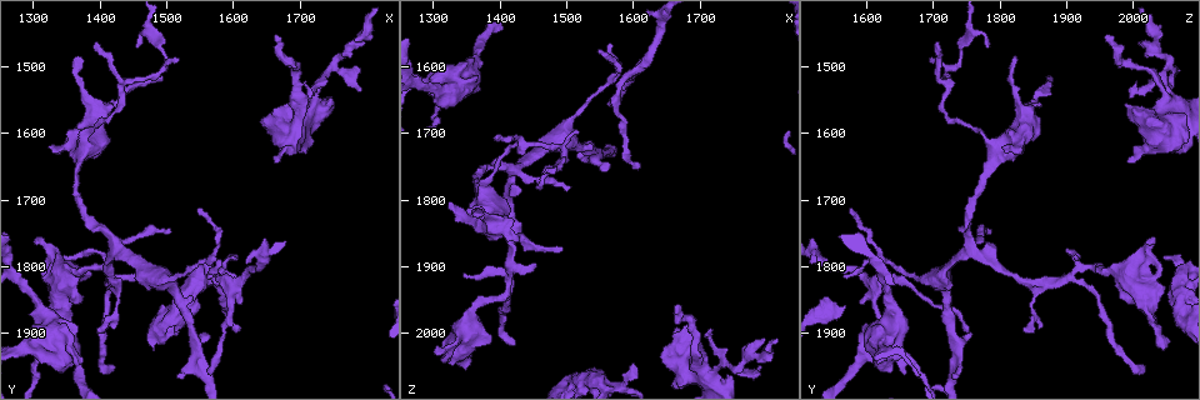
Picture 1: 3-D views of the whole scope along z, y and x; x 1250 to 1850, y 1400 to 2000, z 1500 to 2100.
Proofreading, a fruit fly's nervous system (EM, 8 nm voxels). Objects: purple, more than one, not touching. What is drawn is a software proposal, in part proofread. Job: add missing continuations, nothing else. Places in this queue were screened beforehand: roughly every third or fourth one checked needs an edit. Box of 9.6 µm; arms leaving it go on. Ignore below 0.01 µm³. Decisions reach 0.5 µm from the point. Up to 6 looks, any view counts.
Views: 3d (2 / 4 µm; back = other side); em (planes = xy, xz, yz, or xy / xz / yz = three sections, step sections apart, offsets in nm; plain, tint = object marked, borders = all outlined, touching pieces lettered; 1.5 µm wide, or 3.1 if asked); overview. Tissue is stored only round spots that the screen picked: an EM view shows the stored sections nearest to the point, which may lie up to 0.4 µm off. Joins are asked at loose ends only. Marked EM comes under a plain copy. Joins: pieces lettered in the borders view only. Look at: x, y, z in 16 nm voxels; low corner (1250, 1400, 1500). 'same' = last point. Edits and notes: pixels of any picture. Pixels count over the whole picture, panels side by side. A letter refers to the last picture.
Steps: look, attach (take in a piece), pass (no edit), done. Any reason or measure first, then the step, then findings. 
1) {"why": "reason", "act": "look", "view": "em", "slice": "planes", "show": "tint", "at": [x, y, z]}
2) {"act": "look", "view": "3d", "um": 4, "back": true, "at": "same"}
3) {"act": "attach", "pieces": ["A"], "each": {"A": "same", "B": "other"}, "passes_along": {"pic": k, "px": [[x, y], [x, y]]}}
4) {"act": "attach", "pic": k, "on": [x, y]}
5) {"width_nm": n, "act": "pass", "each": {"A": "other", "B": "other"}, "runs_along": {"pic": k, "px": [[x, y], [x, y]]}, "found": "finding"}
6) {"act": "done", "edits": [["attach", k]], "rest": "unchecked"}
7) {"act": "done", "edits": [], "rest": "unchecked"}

{"why": "branch stops here", "act": "look", "view": "3d", "um": 2, "at": [1350, 1915, 2050]}

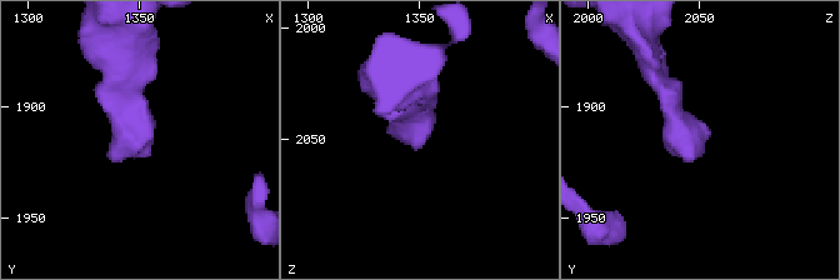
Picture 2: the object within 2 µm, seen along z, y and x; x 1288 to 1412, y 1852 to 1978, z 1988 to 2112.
{"why": "need the tissue", "act": "look", "view": "em", "slice": "xz", "step": 8, "show": "borders", "at": [1350, 1921, 2051]}

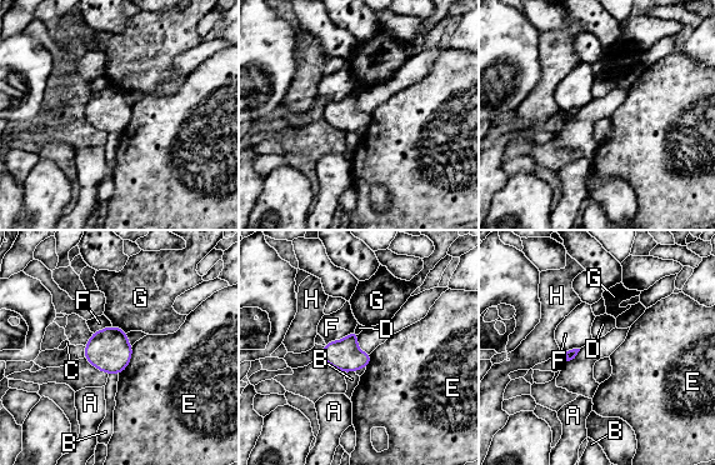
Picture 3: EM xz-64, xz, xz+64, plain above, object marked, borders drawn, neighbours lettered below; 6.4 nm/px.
{"why": "cut it another way", "act": "look", "view": "em", "slice": "planes", "show": "borders", "at": "same"}

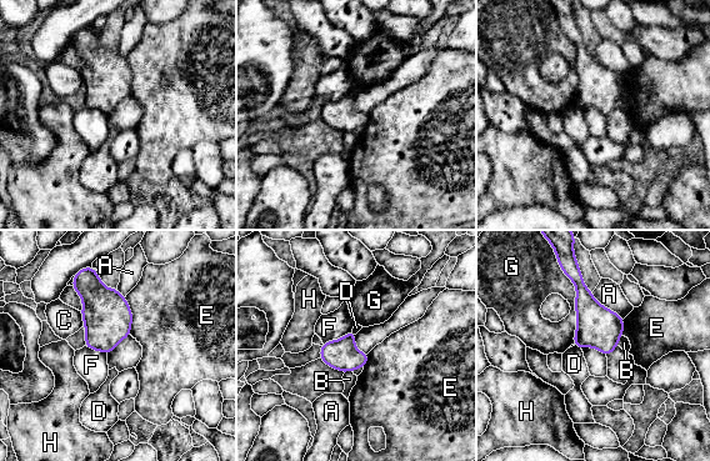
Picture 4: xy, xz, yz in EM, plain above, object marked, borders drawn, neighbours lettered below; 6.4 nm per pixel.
{"longest_contact_nm": ["G", 440], "act": "pass", "each": {"A": "other", "B": "other", "C": "other", "D": "other", "E": "other", "F": "other", "G": "other", "H": "other"}, "found": "no lettered piece goes on from it"}

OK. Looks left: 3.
{"why": "tapers out", "act": "look", "view": "3d", "um": 4, "at": [1305, 1765, 2030]}

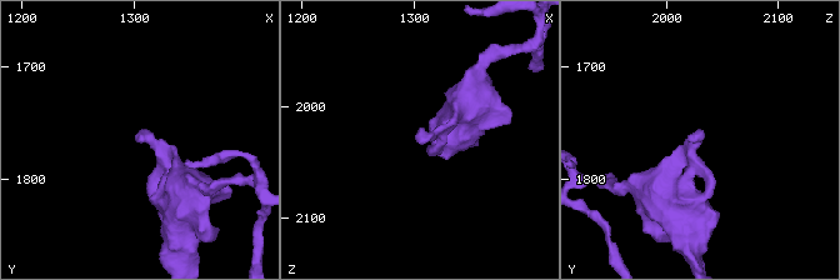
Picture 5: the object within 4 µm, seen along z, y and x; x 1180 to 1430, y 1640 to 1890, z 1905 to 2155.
{"act": "look", "view": "em", "slice": "planes", "show": "borders", "at": [1304, 1766, 2032]}

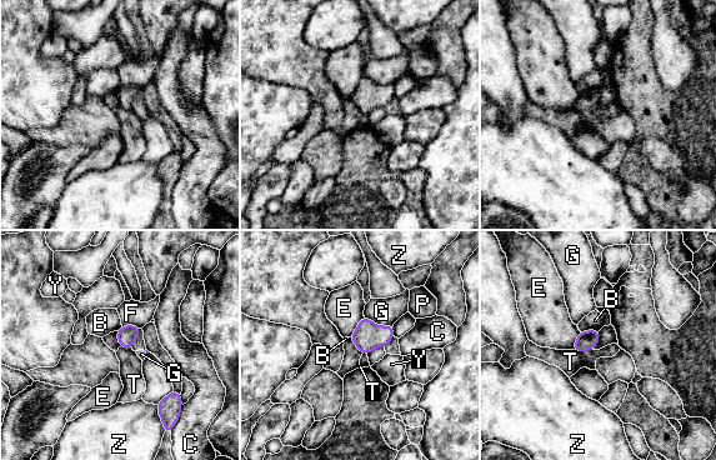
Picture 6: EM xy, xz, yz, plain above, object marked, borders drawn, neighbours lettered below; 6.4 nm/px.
{"longest_contact_nm": ["G", 200], "act": "pass", "each": {"B": "other", "C": "other", "E": "other", "F": "other", "G": "other", "P": "other", "T": "other", "Y": "other", "Z": "other"}, "border": {"pic": 6, "px": [[592, 348], [585, 351], [574, 350]]}, "found": "no lettered piece goes on from it"}

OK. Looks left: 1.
{"why": "branch stops here", "act": "look", "view": "em", "slice": "planes", "show": "borders", "at": [1605, 1790, 2050]}

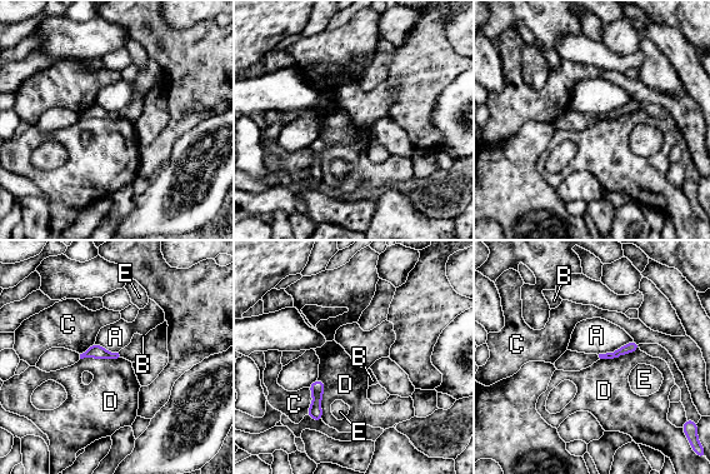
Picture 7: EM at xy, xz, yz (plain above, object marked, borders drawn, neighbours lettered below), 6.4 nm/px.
{"act": "pass", "each": {"A": "other", "B": "other", "C": "other", "D": "other", "E": "other"}, "border": {"pic": 7, "px": [[318, 378], [325, 385], [323, 419]]}, "found": "none of them fits"}

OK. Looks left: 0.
{"act": "done", "edits": [], "rest": "unchecked"}

